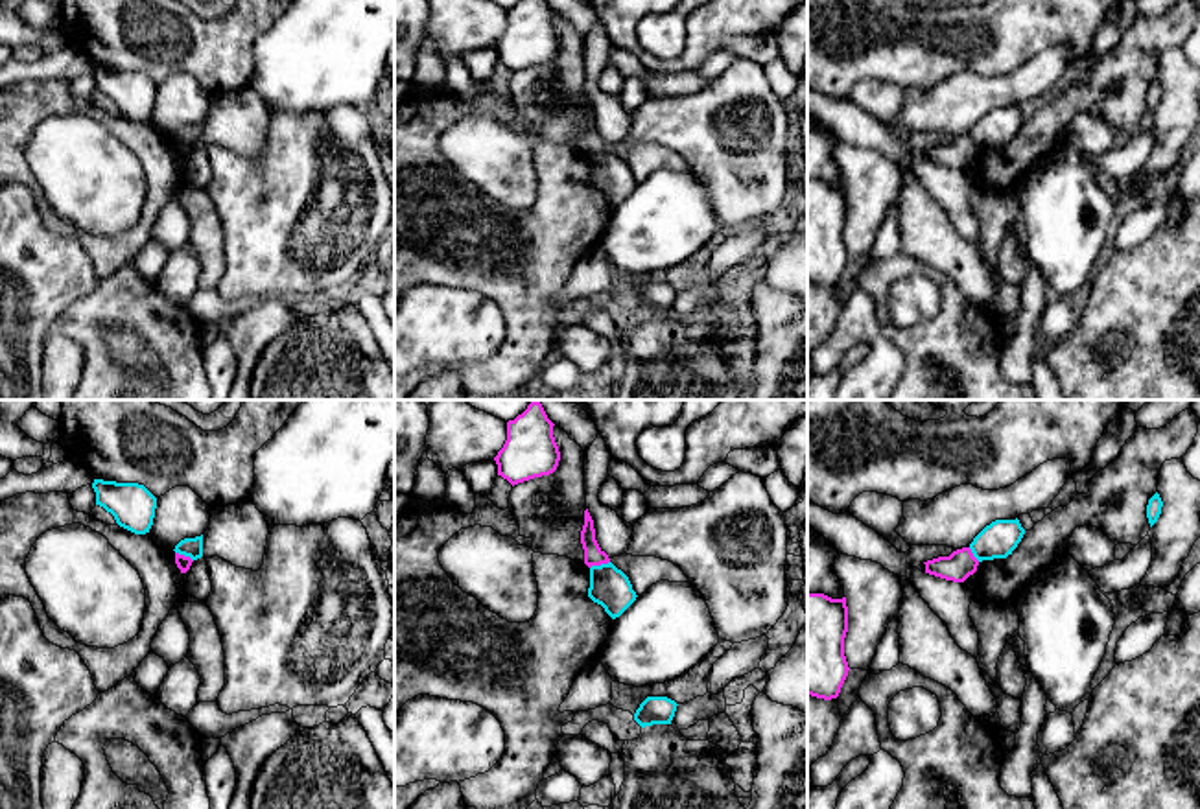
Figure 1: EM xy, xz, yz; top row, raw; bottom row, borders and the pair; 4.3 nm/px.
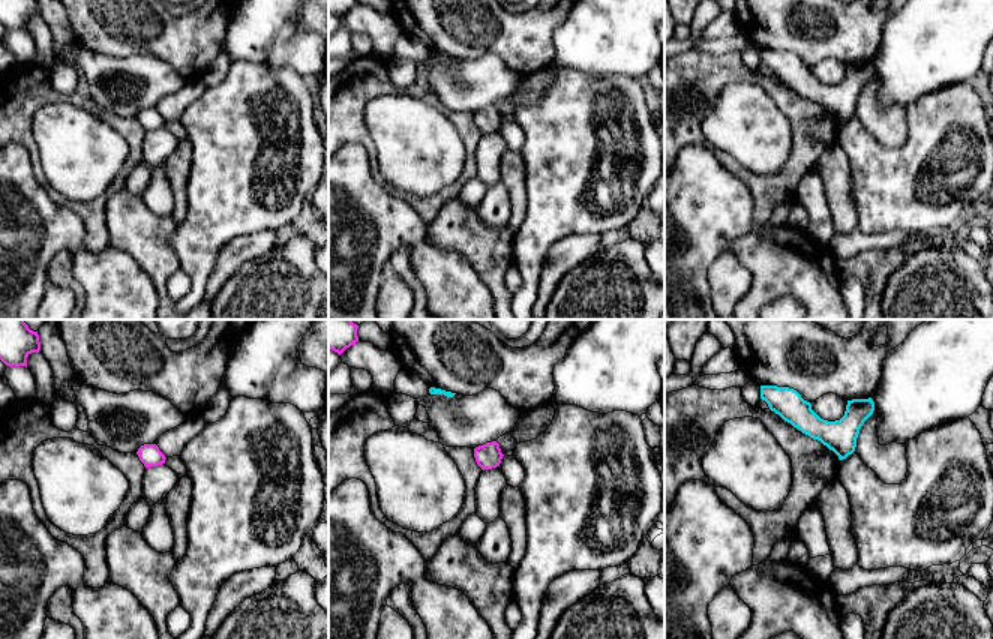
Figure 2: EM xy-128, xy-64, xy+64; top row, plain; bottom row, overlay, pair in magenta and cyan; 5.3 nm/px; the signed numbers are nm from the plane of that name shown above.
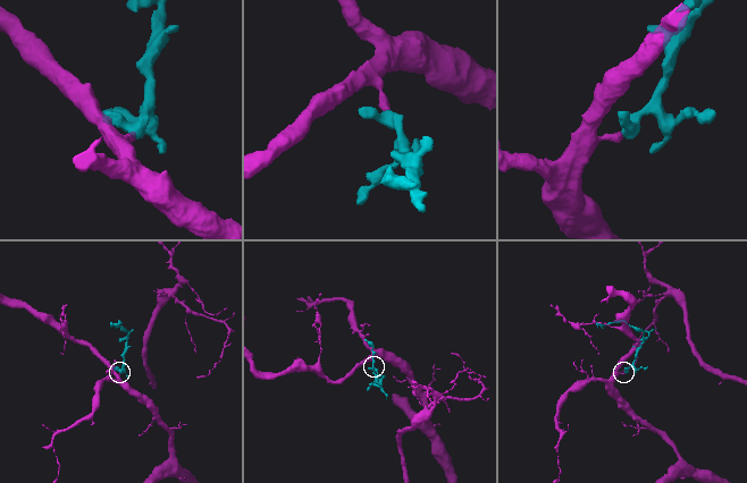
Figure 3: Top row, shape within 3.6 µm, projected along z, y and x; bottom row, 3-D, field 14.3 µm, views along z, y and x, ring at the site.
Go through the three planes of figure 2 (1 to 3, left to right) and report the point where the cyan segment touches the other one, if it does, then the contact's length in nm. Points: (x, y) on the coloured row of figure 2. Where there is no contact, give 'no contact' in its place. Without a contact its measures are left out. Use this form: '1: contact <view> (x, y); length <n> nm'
1: no contact
2: no contact
3: no contact

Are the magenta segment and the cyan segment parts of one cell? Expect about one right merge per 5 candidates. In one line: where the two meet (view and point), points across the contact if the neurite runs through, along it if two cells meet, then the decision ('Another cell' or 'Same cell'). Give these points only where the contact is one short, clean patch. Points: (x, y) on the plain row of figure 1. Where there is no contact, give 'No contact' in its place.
Touches magenta at xz (600, 152). Boundary: xz (609, 148), (590, 155). Another cell

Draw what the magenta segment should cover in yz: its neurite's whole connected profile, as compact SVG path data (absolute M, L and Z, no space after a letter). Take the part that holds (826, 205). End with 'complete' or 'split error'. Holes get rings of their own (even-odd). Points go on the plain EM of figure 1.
M807 181L807 282L837 286L848 264L844 225L848 219L846 184Z; complete

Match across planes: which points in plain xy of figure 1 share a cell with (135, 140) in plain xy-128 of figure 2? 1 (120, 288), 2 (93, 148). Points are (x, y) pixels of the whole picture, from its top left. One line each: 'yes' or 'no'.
1: no
2: no

